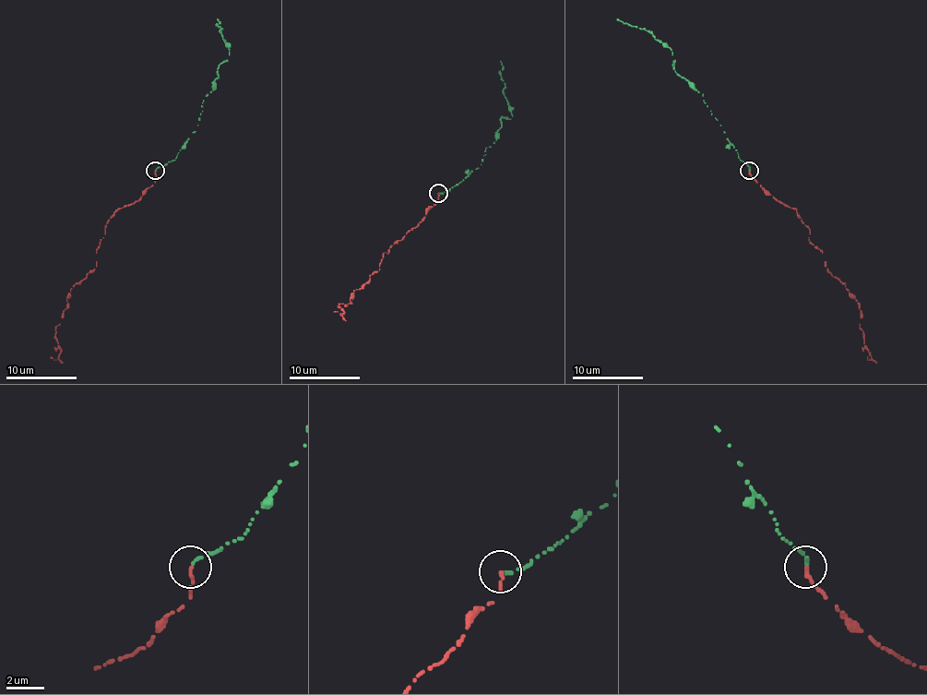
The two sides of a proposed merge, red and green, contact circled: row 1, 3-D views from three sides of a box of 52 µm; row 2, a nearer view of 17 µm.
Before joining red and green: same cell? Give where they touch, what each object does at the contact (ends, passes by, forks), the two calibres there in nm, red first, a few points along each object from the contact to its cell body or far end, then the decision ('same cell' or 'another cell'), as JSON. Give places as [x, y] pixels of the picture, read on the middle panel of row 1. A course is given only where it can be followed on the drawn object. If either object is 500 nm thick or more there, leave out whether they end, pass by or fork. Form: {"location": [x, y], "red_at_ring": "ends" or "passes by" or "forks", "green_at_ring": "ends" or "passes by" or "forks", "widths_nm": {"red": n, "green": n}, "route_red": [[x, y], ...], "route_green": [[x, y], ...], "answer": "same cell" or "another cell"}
{"location": [438, 193], "red_at_ring": "ends", "green_at_ring": "ends", "widths_nm": {"red": 220, "green": 190}, "route_red": [[437, 193], [420, 221], [384, 252], [379, 269], [354, 290], [349, 304], [338, 305], [343, 313], [334, 311]], "route_green": [[439, 193], [479, 168], [486, 147], [491, 147], [502, 127], [500, 118], [513, 116], [504, 95], [500, 61]], "answer": "another cell"}

